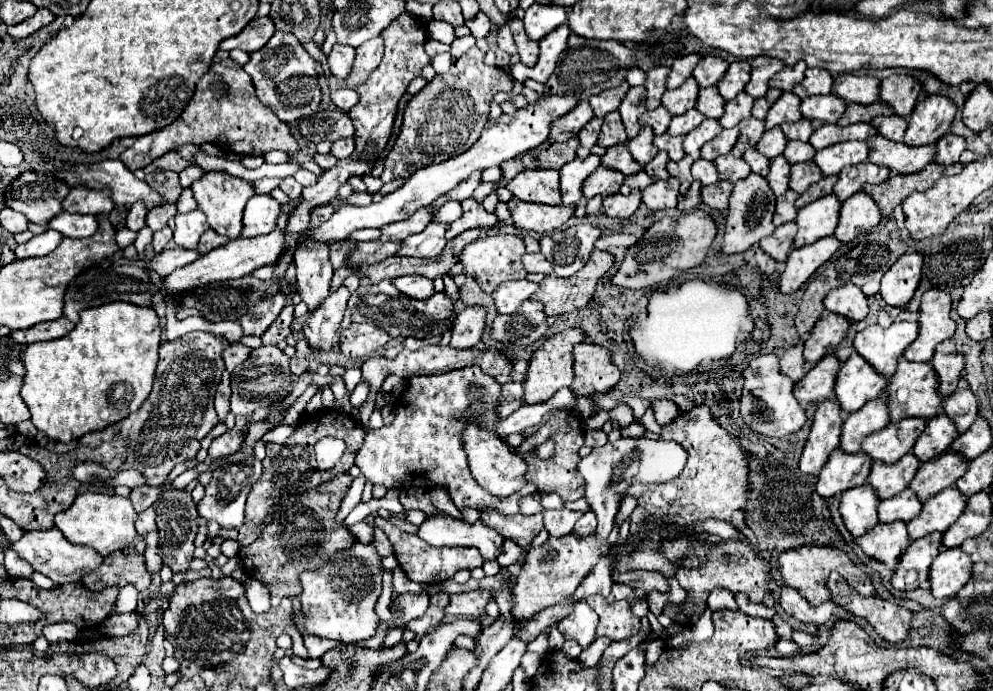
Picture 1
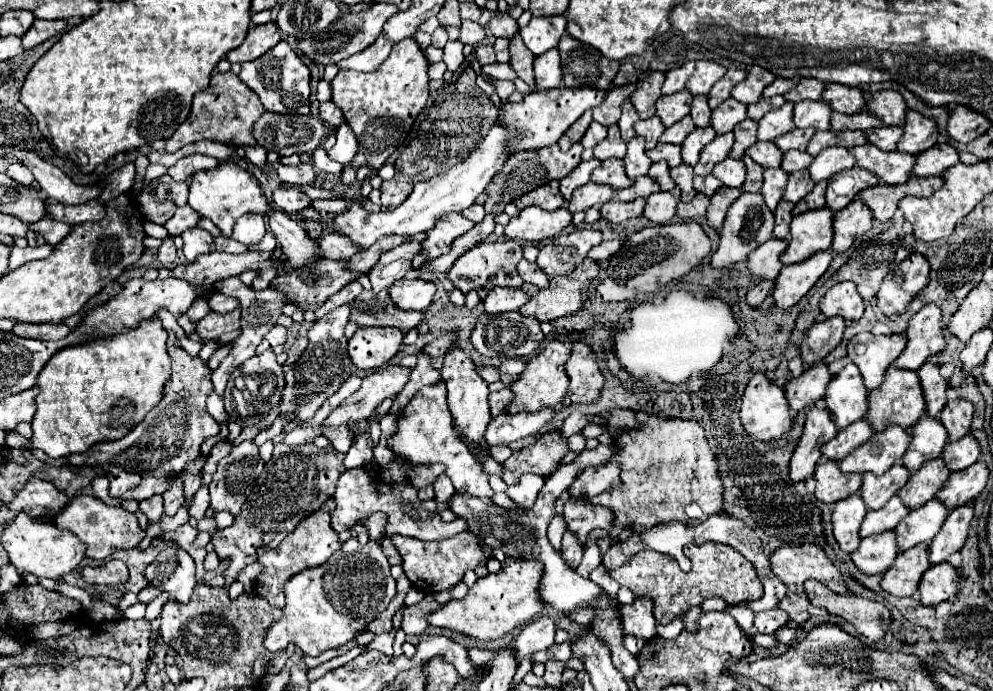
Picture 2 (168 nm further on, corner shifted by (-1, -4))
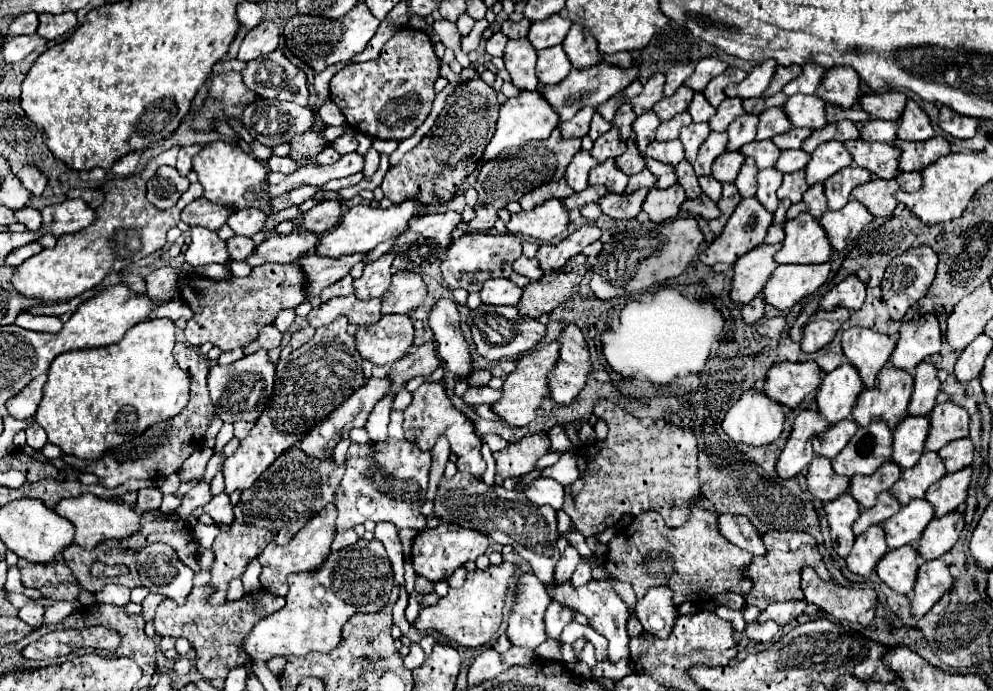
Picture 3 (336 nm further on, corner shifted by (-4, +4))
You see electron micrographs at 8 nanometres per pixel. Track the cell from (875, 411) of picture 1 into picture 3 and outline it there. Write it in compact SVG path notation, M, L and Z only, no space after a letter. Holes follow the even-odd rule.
M846 418L838 424L832 424L826 432L818 434L812 444L814 444L814 452L826 458L834 458L838 456L838 452L850 442L850 438L856 434L858 424L852 422L852 418Z

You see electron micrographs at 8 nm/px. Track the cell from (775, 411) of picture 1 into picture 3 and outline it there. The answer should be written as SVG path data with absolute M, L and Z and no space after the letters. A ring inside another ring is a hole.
M748 390L728 410L722 426L734 442L764 446L782 434L784 418L784 406L762 394L762 390Z

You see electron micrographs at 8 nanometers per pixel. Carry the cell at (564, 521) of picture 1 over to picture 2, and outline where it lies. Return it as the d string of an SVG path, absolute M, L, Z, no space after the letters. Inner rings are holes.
M598 566L595 568L589 575L589 579L596 584L599 584L599 586L601 586L603 590L607 590L609 594L613 594L613 598L617 596L619 584L617 584L617 580L613 580L613 578L605 572L605 568L603 568L603 566Z

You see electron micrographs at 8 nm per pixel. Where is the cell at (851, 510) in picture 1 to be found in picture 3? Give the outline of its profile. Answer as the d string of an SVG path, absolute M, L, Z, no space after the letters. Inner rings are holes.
M846 492L840 498L824 504L824 512L828 514L828 524L830 524L834 548L842 558L846 558L854 546L856 536L852 532L852 524L860 516L860 506L852 498L852 494Z

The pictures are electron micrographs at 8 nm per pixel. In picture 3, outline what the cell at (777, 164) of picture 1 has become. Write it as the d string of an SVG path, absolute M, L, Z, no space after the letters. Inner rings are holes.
M766 168L766 170L760 170L760 172L758 172L758 192L756 192L756 198L760 200L760 204L762 204L768 212L774 212L776 206L778 206L776 190L780 188L780 184L782 184L782 174L780 174L780 170L776 170L776 168Z

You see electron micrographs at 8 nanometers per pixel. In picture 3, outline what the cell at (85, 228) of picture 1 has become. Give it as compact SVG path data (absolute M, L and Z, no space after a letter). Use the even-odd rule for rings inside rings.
M26 206L24 210L16 210L14 214L16 214L18 222L22 222L22 224L24 224L28 230L32 230L32 232L40 230L40 226L44 224L44 222L42 222L42 214L40 214L40 210L36 210L36 208Z

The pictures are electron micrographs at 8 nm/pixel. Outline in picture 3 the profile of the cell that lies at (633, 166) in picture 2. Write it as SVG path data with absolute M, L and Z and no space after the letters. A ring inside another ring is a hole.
M634 134L628 138L626 144L628 144L628 150L626 150L622 156L616 158L616 166L618 166L624 174L632 176L632 174L638 174L638 172L642 172L642 170L646 168L646 158L638 152L636 136L634 136Z

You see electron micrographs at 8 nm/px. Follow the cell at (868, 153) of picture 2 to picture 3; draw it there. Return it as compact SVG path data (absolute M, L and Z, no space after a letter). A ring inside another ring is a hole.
M848 140L844 142L844 146L858 166L870 170L878 178L890 180L894 174L898 174L900 150L896 150L896 146L864 140Z

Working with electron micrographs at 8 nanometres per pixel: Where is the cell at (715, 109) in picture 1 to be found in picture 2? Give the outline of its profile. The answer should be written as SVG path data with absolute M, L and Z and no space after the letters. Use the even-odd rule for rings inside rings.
M693 96L691 118L697 128L705 128L711 122L711 108L707 106L707 96Z

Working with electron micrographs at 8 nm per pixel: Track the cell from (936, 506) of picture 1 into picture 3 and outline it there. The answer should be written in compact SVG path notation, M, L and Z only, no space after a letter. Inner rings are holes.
M916 498L900 508L900 514L888 518L882 526L886 530L888 548L900 548L906 544L914 544L924 528L934 518L934 508L924 498Z

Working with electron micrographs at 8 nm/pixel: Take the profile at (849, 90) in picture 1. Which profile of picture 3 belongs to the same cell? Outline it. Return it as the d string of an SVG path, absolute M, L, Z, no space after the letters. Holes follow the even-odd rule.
M836 66L834 70L826 70L816 94L836 106L852 108L860 98L860 78L848 66Z

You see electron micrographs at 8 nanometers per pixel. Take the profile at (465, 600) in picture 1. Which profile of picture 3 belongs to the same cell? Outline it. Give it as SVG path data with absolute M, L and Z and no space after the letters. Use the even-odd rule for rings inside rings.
M502 562L500 566L490 566L488 570L468 572L464 586L450 588L450 592L444 598L440 598L438 604L420 610L414 626L420 632L436 630L466 648L478 648L488 644L496 636L502 624L502 610L504 610L508 584L510 580L514 580L516 572L518 566L512 562Z

